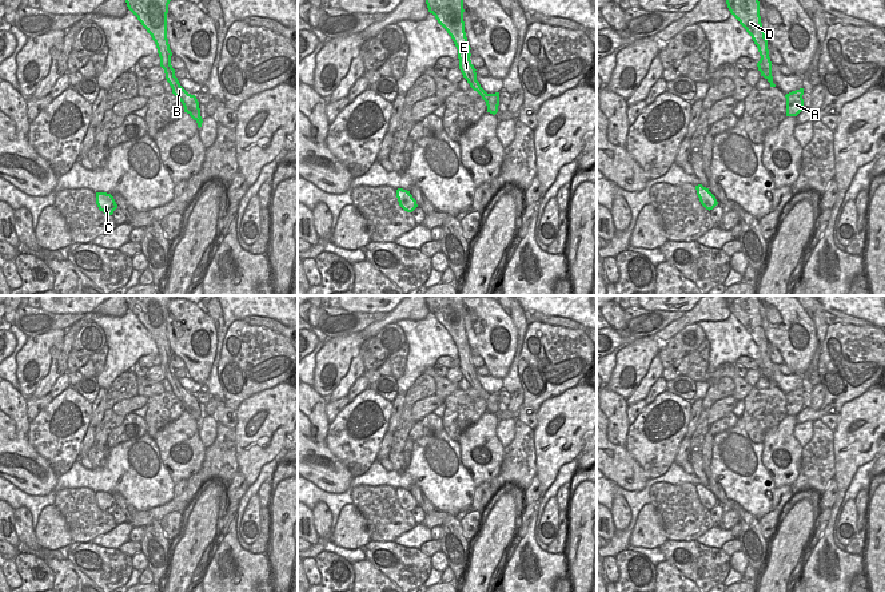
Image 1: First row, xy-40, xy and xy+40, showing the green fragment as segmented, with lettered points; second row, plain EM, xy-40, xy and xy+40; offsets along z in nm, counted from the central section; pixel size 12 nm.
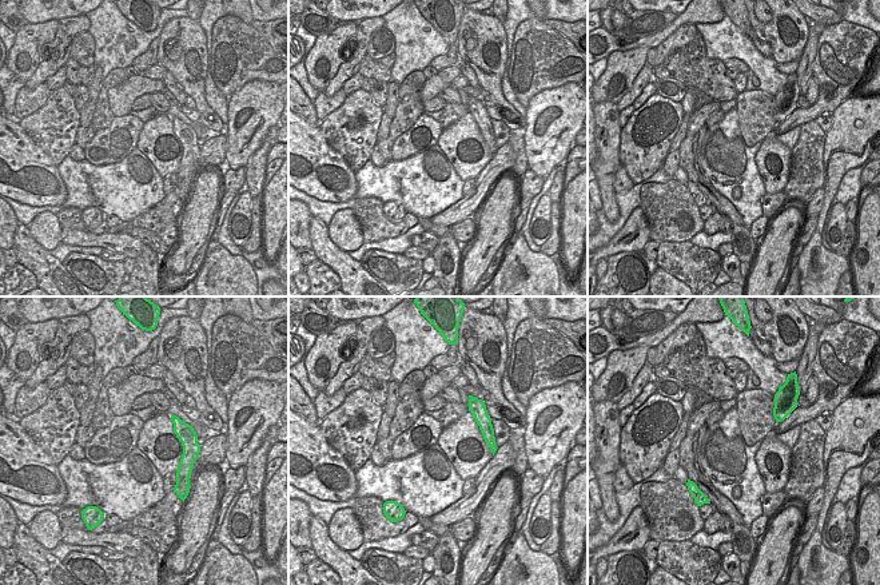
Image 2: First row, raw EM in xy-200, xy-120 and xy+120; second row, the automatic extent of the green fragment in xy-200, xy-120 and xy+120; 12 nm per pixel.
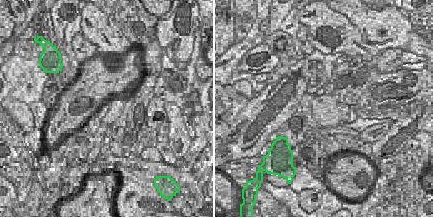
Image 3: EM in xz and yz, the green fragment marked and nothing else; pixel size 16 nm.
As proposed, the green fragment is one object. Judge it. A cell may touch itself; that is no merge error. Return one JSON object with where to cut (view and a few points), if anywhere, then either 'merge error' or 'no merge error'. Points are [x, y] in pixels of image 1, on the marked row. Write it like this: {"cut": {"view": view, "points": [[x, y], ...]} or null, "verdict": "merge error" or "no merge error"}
{"cut": {"view": "xy", "points": [[490, 94], [497, 98], [498, 104]]}, "verdict": "merge error"}

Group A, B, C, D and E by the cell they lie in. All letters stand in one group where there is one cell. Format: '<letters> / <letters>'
A C / B D E

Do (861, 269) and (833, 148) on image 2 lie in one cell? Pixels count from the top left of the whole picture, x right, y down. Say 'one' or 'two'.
two

